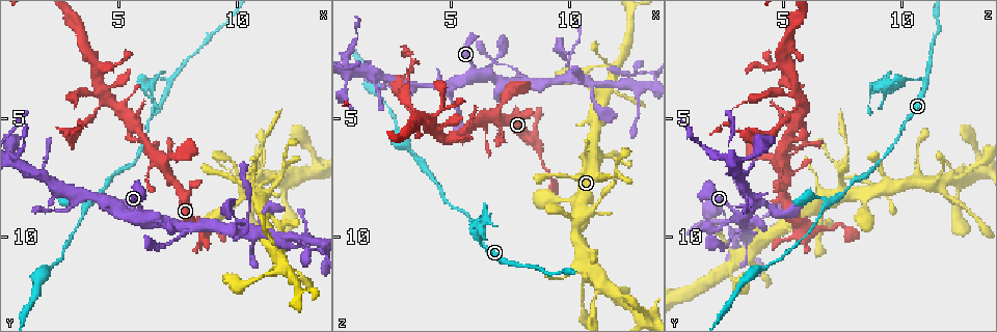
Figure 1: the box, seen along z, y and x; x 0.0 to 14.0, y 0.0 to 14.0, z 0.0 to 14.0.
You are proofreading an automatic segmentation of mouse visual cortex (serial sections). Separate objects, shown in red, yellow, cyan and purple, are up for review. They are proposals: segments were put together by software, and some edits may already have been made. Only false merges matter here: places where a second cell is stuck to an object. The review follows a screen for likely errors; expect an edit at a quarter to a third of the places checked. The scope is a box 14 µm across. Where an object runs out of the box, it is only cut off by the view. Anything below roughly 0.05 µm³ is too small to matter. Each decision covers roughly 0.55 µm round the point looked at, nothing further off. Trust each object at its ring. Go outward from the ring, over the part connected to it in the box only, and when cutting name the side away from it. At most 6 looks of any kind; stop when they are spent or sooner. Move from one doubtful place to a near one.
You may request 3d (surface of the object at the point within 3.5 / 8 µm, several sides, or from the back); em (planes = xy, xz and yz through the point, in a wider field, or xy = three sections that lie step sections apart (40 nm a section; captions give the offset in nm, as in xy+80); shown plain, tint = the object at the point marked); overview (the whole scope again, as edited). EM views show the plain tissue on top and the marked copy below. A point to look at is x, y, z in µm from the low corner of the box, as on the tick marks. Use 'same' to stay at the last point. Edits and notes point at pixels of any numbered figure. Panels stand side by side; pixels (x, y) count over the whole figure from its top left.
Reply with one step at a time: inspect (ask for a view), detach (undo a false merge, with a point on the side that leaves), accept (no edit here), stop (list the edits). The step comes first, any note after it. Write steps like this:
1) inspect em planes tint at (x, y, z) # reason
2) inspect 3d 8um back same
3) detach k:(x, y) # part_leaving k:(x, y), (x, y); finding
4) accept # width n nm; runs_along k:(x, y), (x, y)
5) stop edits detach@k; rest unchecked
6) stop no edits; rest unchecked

inspect 3d 8um at (7.6, 9.5, 3.5) # sudden change in width

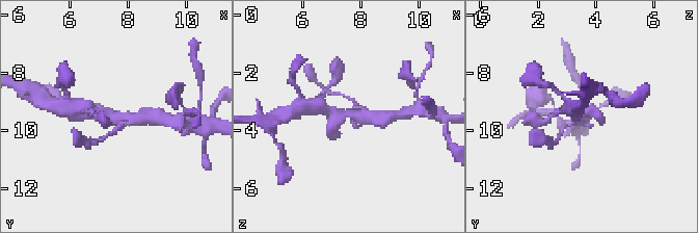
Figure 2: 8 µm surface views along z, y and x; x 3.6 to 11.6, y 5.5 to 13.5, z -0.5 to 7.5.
inspect em planes tint at (7.6, 9.5, 3.4) # shape alone is not enough

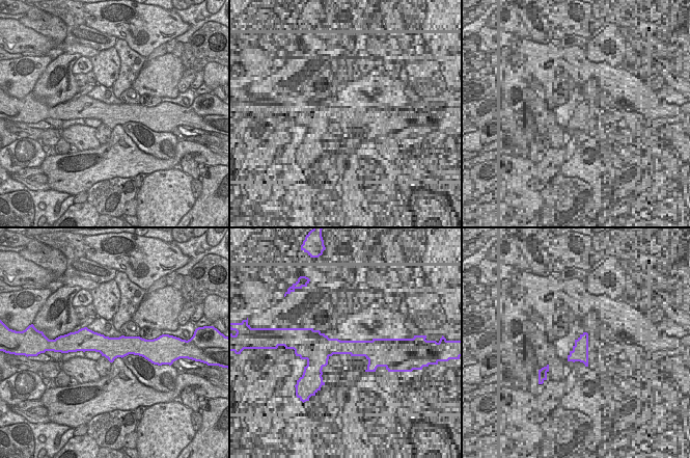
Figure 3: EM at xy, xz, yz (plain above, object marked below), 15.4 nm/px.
accept # runs_along 2:(87, 108), (98, 114), (145, 119); continuous, no second cell

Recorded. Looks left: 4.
inspect 3d 8um at (10.6, 7.1, 7.6) # calibre changes

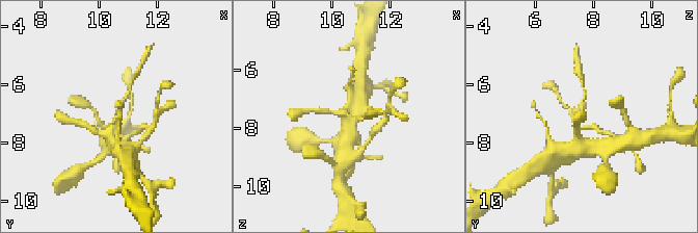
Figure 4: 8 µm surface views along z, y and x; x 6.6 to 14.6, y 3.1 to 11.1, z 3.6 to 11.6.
inspect em xy step 3 tint at (10.6, 7.2, 7.5) # now the EM

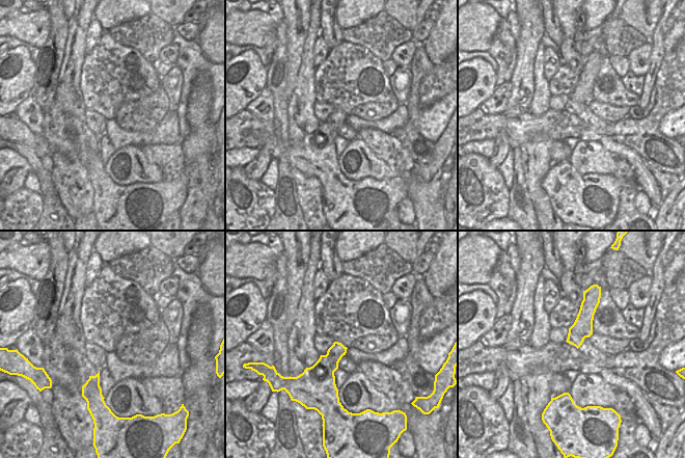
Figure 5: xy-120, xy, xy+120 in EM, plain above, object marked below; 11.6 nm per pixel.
accept # runs_along 4:(118, 148), (111, 128), (129, 92); one cell here

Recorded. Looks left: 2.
inspect em xy step 3 tint at (10.0, 9.7, 3.3) # abrupt turn

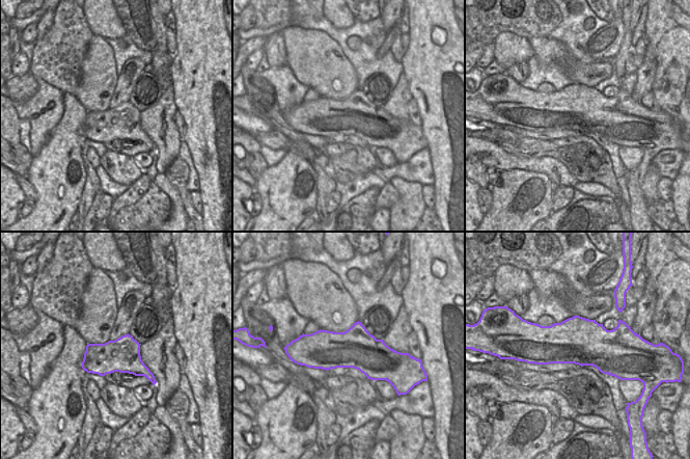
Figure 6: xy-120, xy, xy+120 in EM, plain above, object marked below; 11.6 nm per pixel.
inspect 3d 3.5um same # wider look

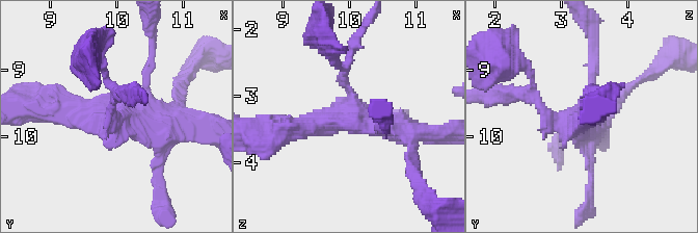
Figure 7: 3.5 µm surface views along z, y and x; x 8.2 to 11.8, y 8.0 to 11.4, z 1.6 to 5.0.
accept # runs_along 7:(50, 108), (87, 118), (184, 124); continuous, no second cell

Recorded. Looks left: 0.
stop no edits; rest unchecked

